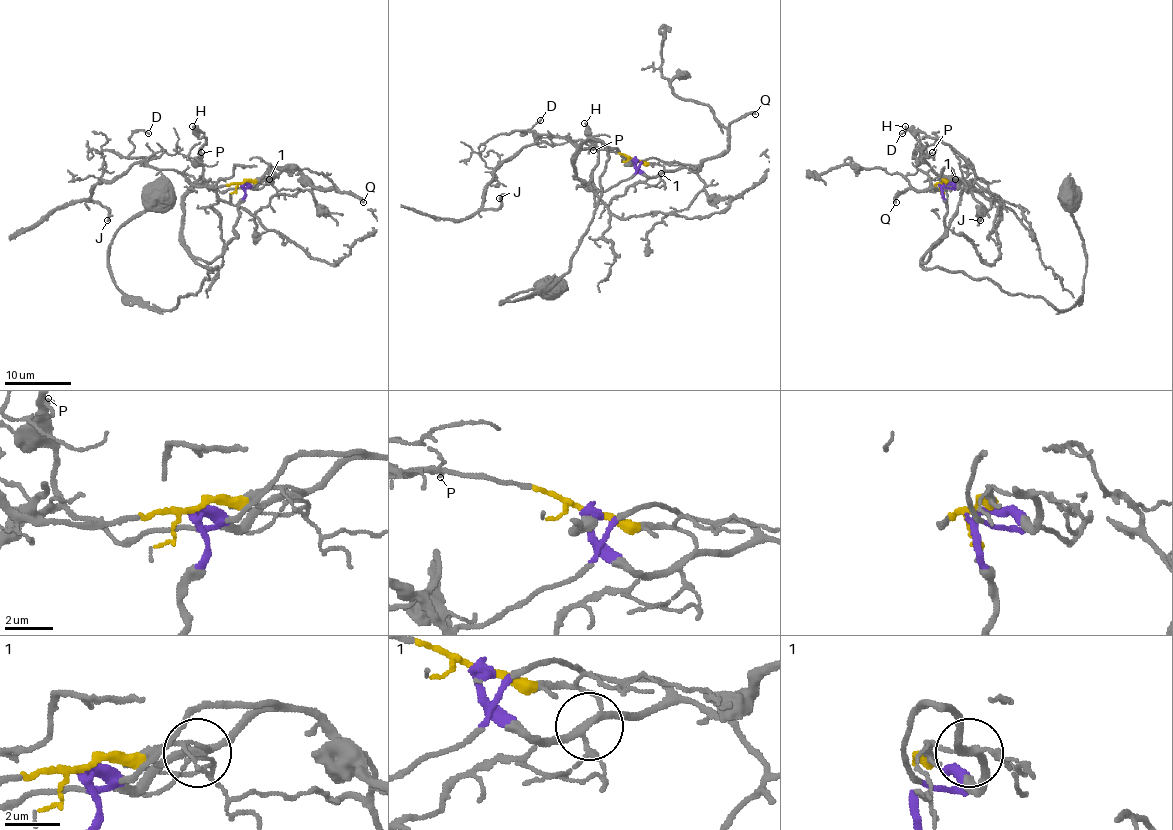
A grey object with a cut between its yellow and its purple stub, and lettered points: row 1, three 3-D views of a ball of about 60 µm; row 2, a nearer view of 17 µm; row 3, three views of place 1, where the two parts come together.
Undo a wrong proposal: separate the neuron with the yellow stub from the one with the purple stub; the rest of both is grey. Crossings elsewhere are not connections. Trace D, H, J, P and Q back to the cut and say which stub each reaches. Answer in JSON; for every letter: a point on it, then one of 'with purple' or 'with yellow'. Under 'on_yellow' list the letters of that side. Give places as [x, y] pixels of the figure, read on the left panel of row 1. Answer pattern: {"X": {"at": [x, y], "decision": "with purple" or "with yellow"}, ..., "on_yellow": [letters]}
{"D": {"at": [148, 133], "decision": "with yellow"}, "H": {"at": [192, 126], "decision": "with purple"}, "J": {"at": [107, 220], "decision": "with yellow"}, "P": {"at": [201, 152], "decision": "with yellow"}, "Q": {"at": [363, 202], "decision": "with purple"}, "on_yellow": ["D", "J", "P"]}

